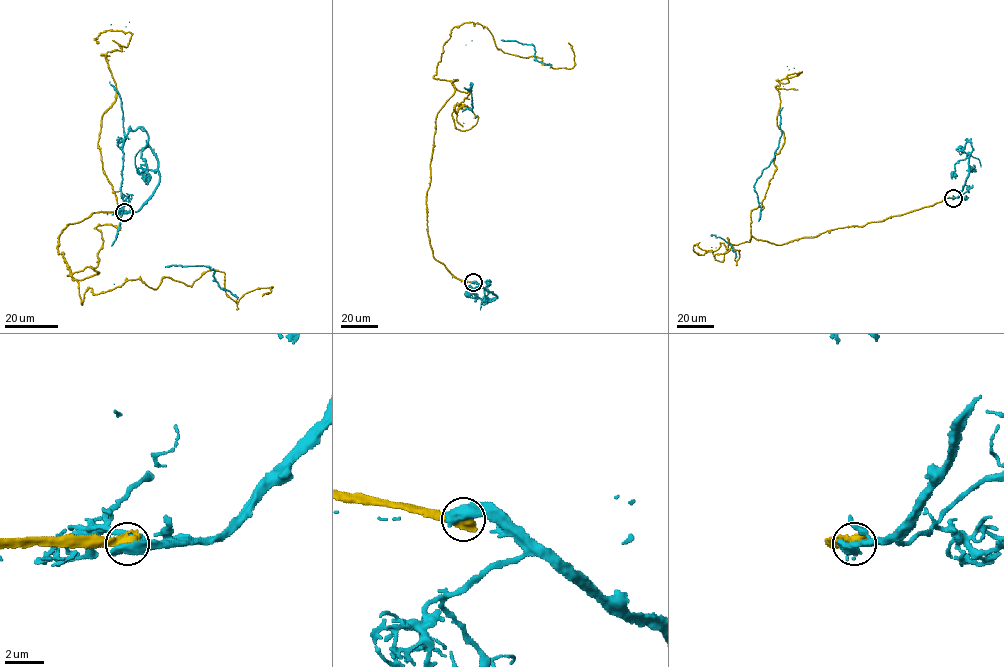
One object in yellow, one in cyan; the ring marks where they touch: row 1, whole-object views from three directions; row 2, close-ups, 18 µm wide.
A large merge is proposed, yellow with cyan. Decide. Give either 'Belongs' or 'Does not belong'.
Does not belong

